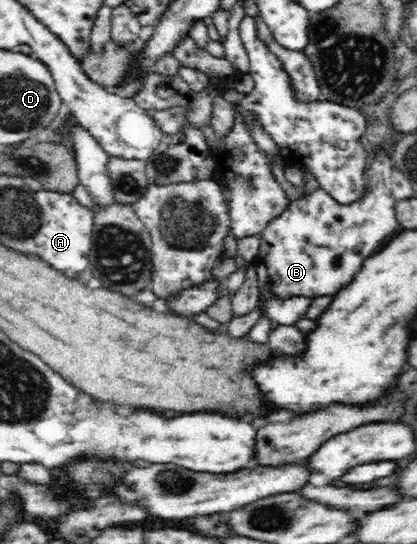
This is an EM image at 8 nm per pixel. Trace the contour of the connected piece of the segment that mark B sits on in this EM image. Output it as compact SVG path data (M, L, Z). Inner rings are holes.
M388 113L384 141L376 146L375 157L366 171L368 191L361 197L362 201L342 205L318 188L304 199L291 201L288 209L268 222L259 233L258 255L251 265L256 272L259 291L257 308L268 320L267 329L276 329L278 325L266 315L268 299L334 295L338 287L346 287L346 283L350 283L350 279L360 271L365 260L372 255L370 249L378 249L386 243L390 239L386 233L400 229L394 217L395 197L391 190L391 177L396 168L391 149L399 136L391 113Z

